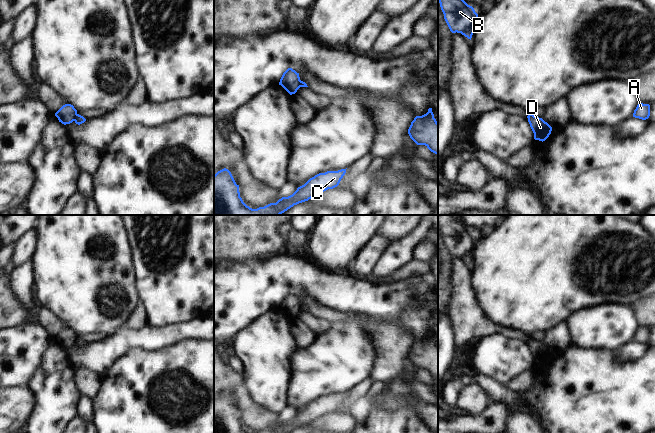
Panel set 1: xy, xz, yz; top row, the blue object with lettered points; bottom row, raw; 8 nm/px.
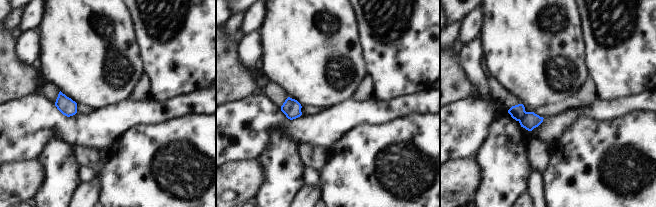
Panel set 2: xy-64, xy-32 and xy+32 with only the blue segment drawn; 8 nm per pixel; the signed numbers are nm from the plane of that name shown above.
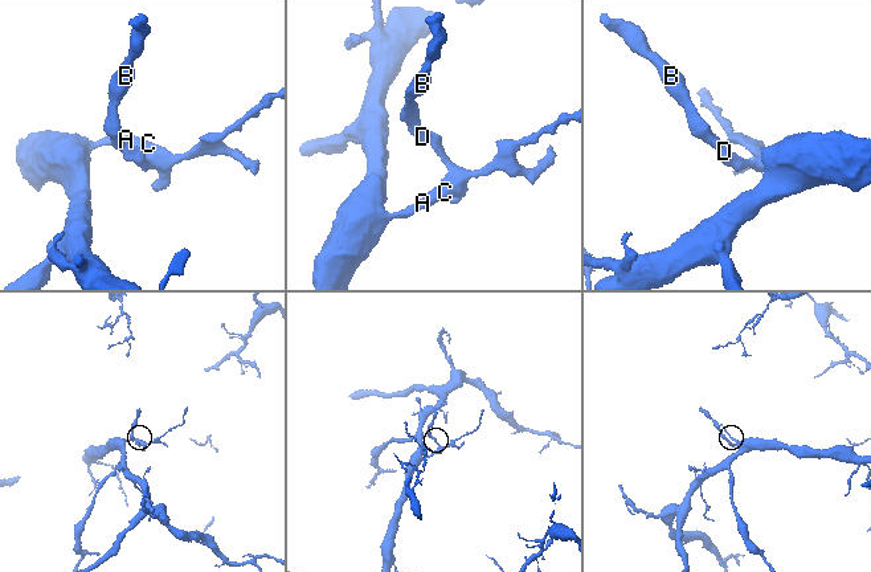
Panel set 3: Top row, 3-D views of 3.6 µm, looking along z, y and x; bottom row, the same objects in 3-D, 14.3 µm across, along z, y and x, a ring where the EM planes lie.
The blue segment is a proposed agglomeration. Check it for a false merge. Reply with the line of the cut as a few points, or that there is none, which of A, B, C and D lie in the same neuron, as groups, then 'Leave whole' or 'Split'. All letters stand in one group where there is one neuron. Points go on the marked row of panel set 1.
Split along xy (77, 114), (73, 120). Groups: A C D / B. Split.

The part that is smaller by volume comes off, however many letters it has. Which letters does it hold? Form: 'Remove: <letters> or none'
Remove: B

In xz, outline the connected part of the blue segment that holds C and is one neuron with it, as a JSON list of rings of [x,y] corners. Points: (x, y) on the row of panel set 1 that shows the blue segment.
[[[224,168],[214,175],[214,215],[281,215],[294,205],[308,201],[315,195],[337,187],[346,169],[319,173],[288,197],[276,203],[252,209],[240,197],[239,185],[231,172]]]

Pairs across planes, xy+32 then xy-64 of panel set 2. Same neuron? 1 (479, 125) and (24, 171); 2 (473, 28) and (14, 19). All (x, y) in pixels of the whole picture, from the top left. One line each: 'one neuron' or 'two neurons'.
1: two neurons
2: two neurons

